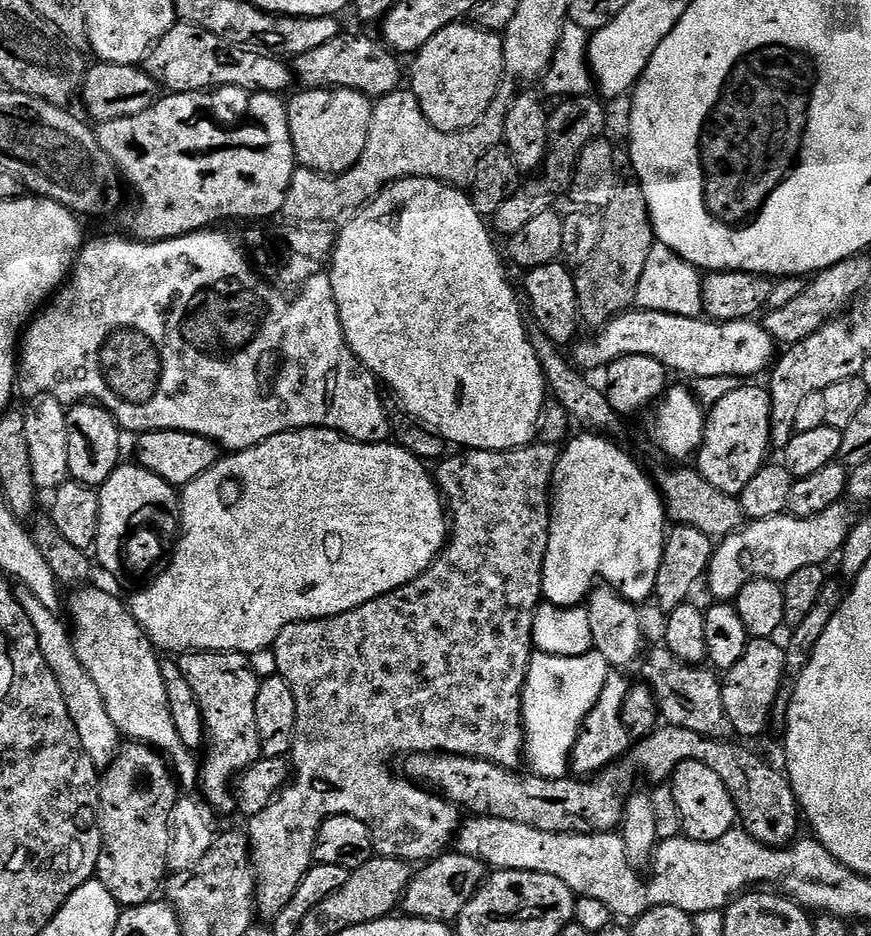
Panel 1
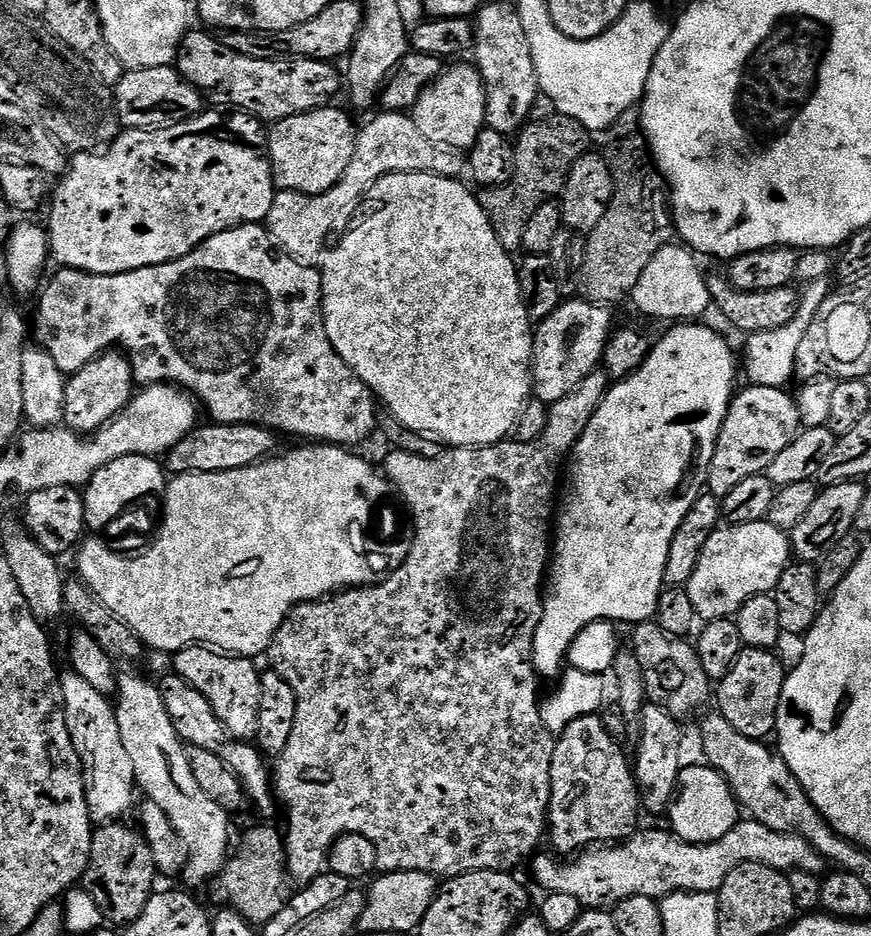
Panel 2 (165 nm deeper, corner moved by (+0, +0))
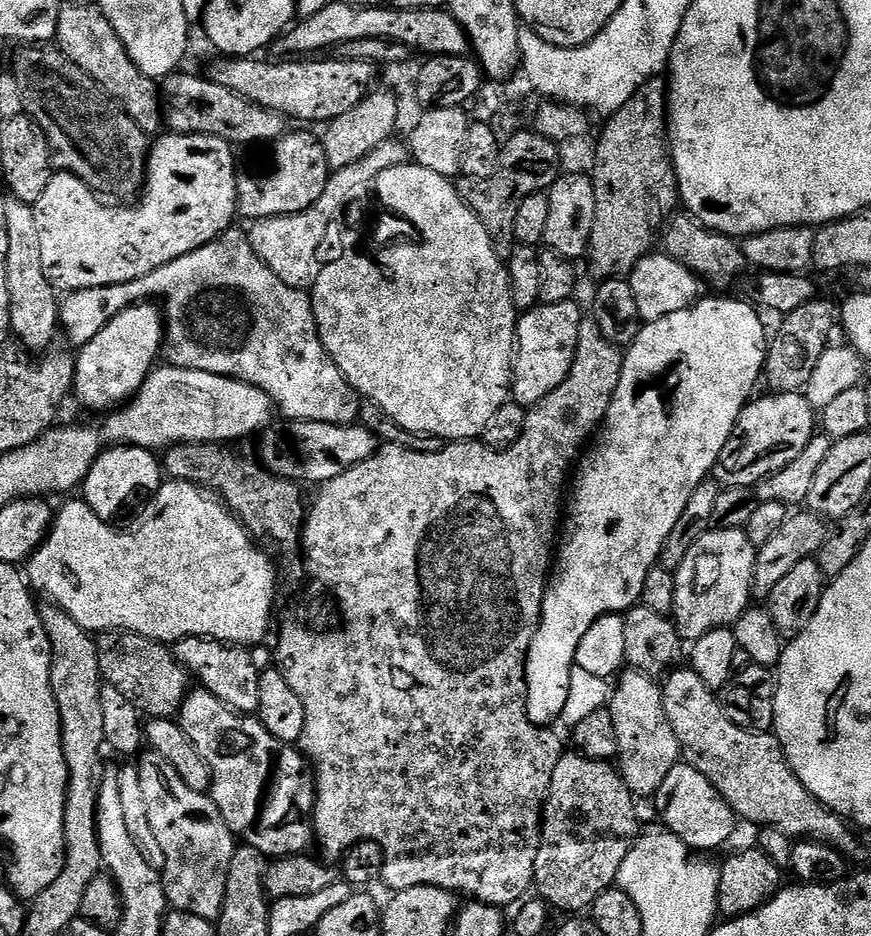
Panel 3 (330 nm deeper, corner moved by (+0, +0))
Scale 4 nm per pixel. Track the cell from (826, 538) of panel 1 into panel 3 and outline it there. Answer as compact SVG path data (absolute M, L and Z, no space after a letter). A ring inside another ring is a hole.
M745 529L709 530L690 546L690 554L682 558L682 566L675 570L674 623L681 641L691 642L710 634L715 628L726 628L750 606L753 599L752 579L756 565L756 545L748 540Z

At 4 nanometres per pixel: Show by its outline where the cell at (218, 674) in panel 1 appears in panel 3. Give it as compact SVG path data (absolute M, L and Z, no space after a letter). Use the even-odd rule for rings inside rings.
M187 636L171 645L170 651L189 677L198 679L199 687L205 688L227 708L241 714L259 713L258 702L262 699L261 672L250 659L250 651L244 646L224 644L220 640L206 640L203 636Z

